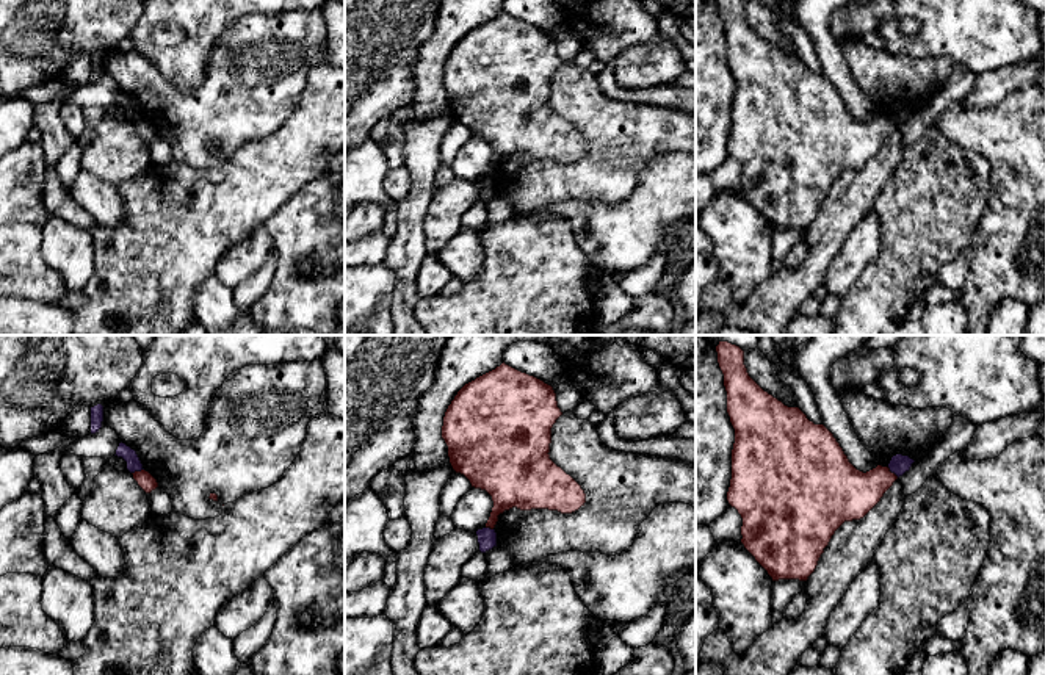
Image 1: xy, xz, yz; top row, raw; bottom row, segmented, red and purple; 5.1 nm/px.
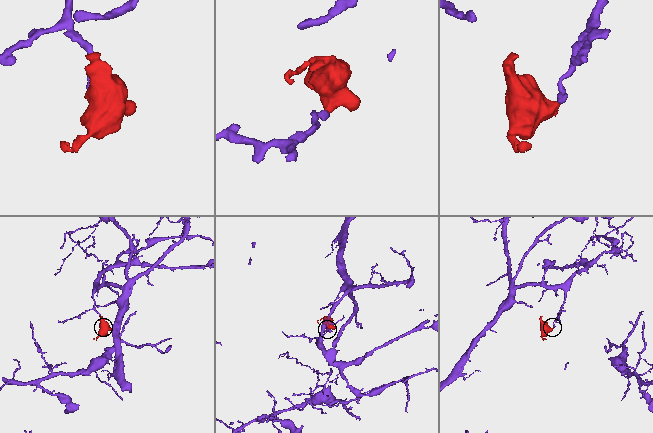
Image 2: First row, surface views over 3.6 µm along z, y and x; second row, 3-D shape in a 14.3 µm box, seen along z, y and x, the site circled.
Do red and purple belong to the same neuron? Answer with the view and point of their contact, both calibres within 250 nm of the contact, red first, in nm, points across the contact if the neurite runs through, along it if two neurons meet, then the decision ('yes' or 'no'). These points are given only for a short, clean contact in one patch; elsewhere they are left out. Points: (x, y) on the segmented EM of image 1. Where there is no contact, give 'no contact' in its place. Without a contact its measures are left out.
xy (137, 472) | 90/80 nm | along xy (143, 469), (132, 473) | no

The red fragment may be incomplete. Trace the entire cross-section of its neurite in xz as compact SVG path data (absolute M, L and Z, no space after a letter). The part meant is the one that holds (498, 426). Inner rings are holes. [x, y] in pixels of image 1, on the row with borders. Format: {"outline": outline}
{"outline": "M504 362L457 392L445 412L442 439L453 470L464 475L472 487L492 496L494 507L486 528L494 529L498 515L512 507L572 514L584 506L581 485L548 454L551 428L561 415L551 385Z"}

